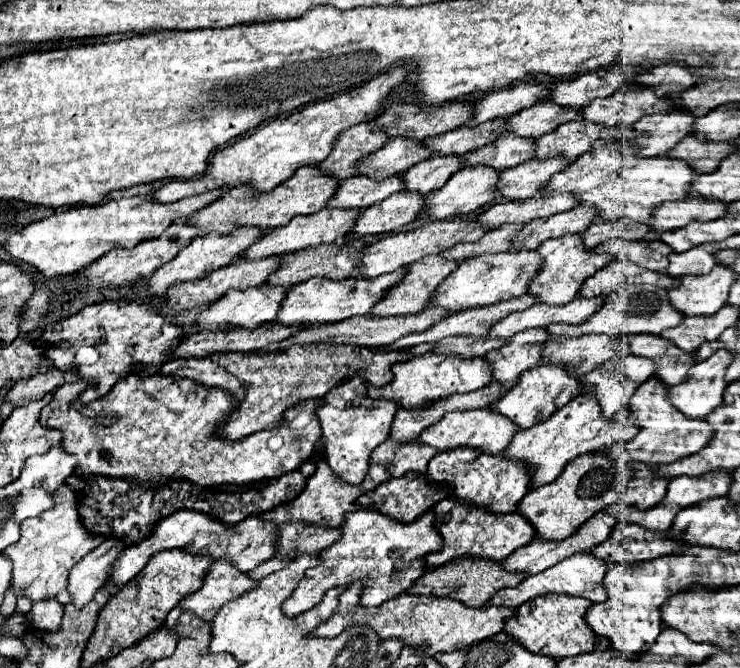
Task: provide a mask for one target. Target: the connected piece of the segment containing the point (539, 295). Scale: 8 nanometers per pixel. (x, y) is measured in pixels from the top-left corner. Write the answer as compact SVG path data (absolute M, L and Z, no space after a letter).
M565 235L559 239L547 239L537 247L537 253L541 255L543 263L537 275L529 283L529 291L539 303L547 305L565 305L573 297L577 297L579 287L587 277L591 277L595 271L603 269L611 259L607 255L599 255L595 251L583 251L583 243L579 243L579 235Z

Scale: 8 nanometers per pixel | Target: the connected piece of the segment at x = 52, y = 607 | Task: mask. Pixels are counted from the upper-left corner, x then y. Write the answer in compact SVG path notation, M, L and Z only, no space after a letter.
M47 599L43 603L35 603L29 611L31 625L41 631L57 631L61 627L63 617L63 605L59 605L55 599Z

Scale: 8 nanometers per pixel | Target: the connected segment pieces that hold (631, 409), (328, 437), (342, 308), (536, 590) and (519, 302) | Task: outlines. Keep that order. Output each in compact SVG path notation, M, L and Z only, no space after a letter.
M657 379L645 381L635 395L631 397L627 405L627 417L631 423L639 429L637 437L619 443L619 451L629 457L629 461L639 461L649 465L651 469L657 469L659 465L679 461L687 455L693 455L695 451L701 451L707 445L707 439L711 439L711 431L707 431L707 421L703 419L687 419L681 411L675 411L671 403L667 403L667 387L663 387Z
M357 375L347 383L329 391L321 405L317 407L317 417L321 423L321 437L315 445L315 453L323 453L325 461L333 469L333 473L351 485L359 485L365 479L369 469L369 457L379 443L389 437L391 419L395 417L399 407L385 399L367 397L367 383Z
M405 267L401 269L401 271L393 271L393 273L387 273L387 275L379 275L379 277L375 277L375 279L341 279L341 281L329 281L329 279L309 279L309 281L305 281L305 283L301 283L301 285L295 285L295 287L291 287L287 293L285 293L285 299L281 301L281 307L279 307L279 311L277 311L277 317L273 319L273 323L279 323L279 325L285 325L285 327L293 327L293 325L303 325L303 327L309 327L309 325L323 325L323 323L339 323L339 321L343 321L343 319L349 319L349 317L355 317L355 315L367 315L369 313L369 309L385 295L385 291L387 291L387 287L391 287L391 285L395 285L395 281L399 281L401 277L403 277L403 271L405 271Z
M589 551L587 553L577 553L569 559L563 559L561 563L557 563L555 567L549 567L543 573L537 575L529 575L525 577L517 587L509 587L509 589L501 589L497 591L483 607L489 605L503 605L503 607L511 607L517 609L521 603L535 599L539 595L547 595L547 593L563 593L563 595L573 595L573 597L585 597L591 603L599 603L599 601L607 601L607 591L603 587L603 575L609 569L607 563L603 563L601 559L595 559Z
M527 295L519 297L519 299L509 299L507 303L497 303L491 305L489 311L461 311L459 315L449 315L445 319L441 319L439 323L435 323L433 327L429 327L427 331L421 333L411 333L405 335L401 339L397 339L391 345L385 345L383 351L399 351L399 349L409 349L415 347L419 343L435 343L439 339L445 337L455 337L455 335L471 335L471 337L485 337L491 323L495 323L495 319L501 319L503 315L511 313L511 311L519 311L519 309L527 309L531 307L531 299L527 299Z

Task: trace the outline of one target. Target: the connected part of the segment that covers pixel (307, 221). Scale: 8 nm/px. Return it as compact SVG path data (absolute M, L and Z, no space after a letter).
M321 209L313 215L307 217L293 217L285 227L279 227L279 231L271 231L267 235L263 235L261 239L257 239L251 247L247 247L243 251L245 259L263 259L263 257L271 257L271 255L287 255L287 253L295 253L295 251L303 251L309 247L317 247L321 243L335 243L341 237L345 237L345 233L355 225L359 211L357 209Z

